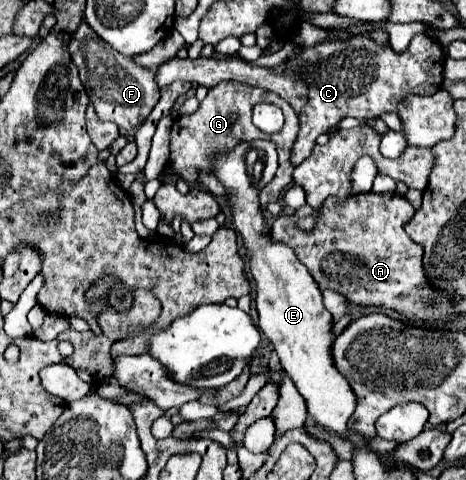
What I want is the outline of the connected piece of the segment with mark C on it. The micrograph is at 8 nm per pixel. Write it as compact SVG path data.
M419 34L411 40L405 52L395 52L391 46L379 46L371 38L355 36L347 40L323 40L315 46L303 46L295 58L285 60L275 68L261 68L233 58L171 58L157 68L159 88L169 86L173 80L199 82L201 86L217 86L223 80L233 80L263 90L275 92L287 100L299 114L299 134L291 148L291 166L299 166L313 150L315 138L329 132L345 116L379 118L383 112L397 112L397 104L407 94L431 96L443 84L445 52L437 40Z

